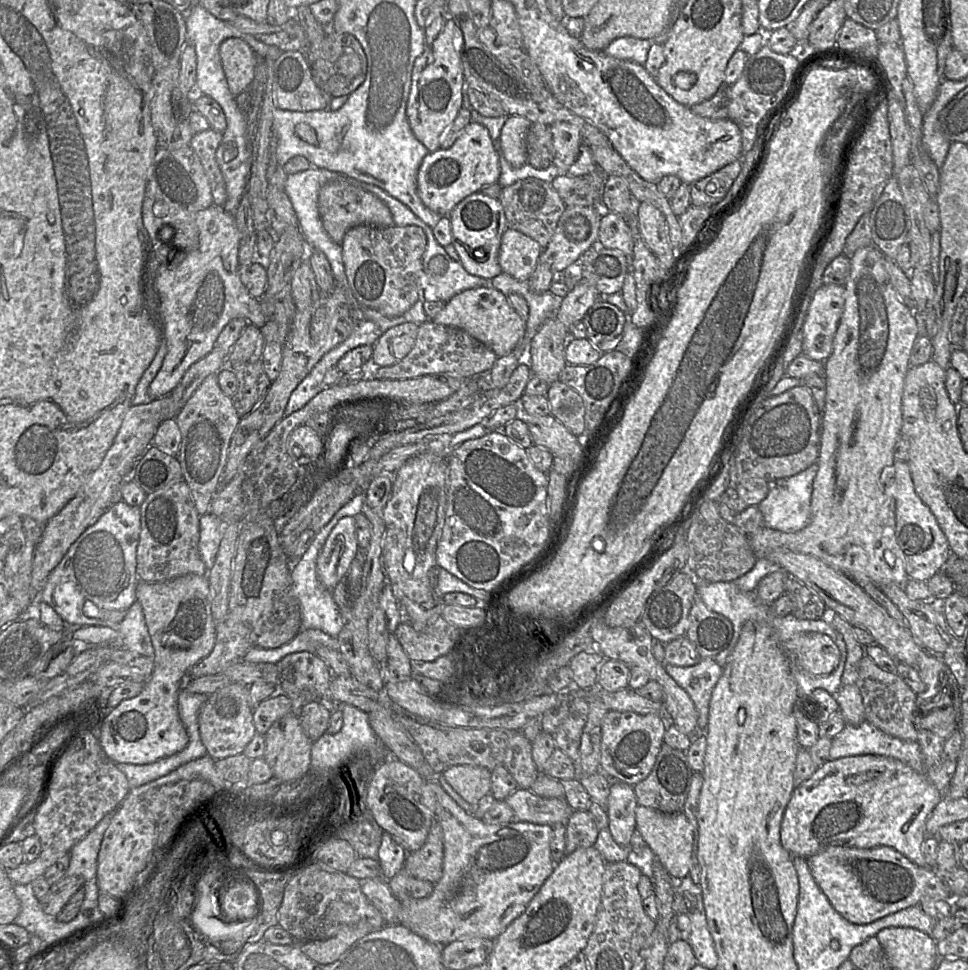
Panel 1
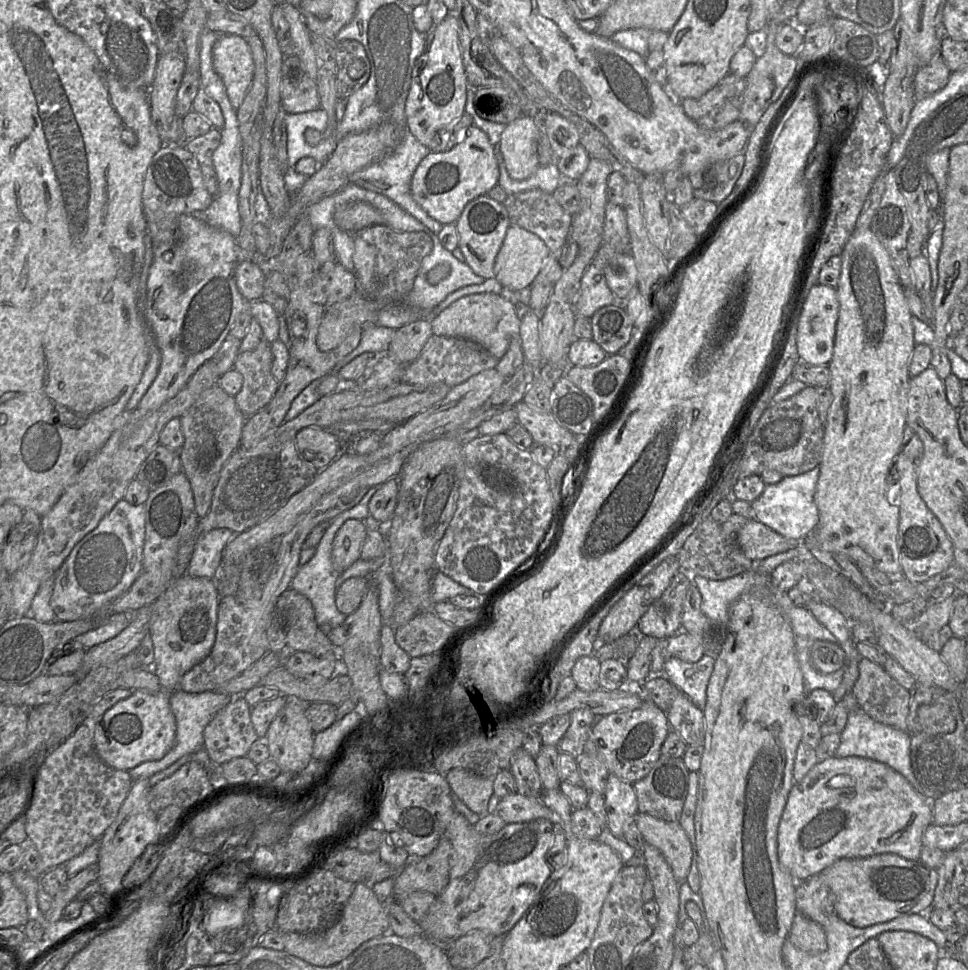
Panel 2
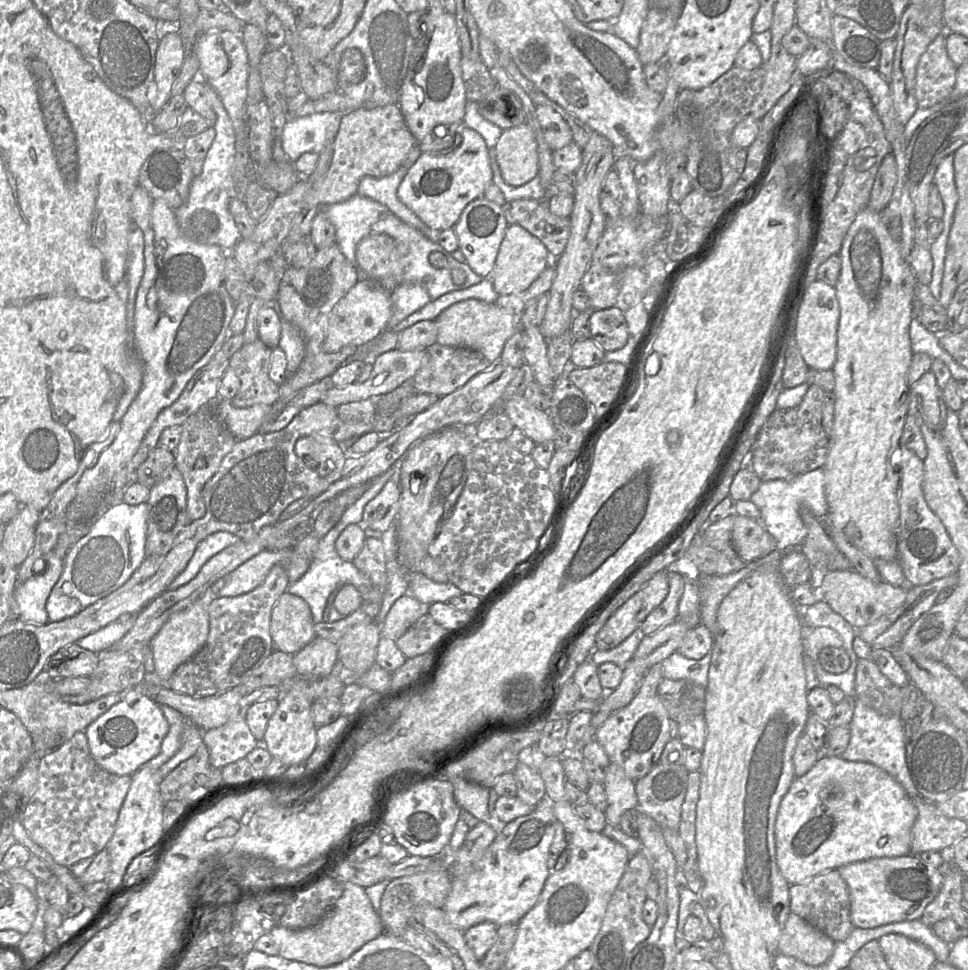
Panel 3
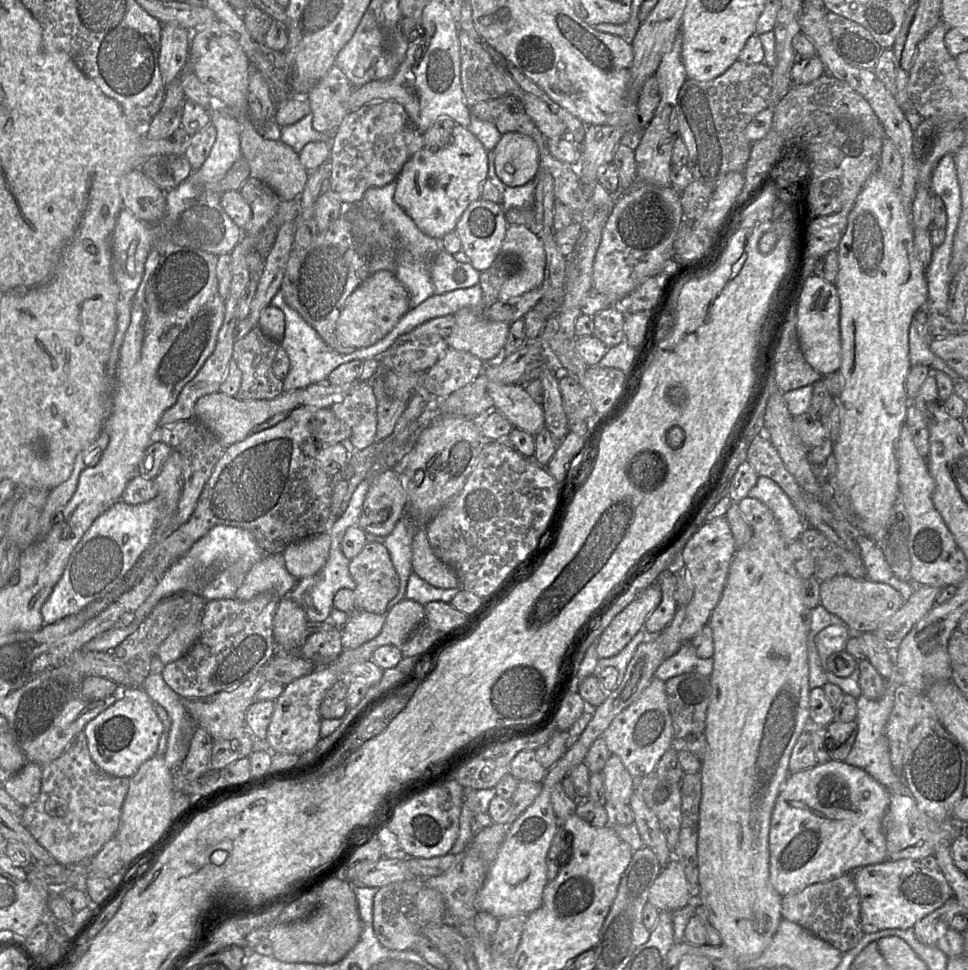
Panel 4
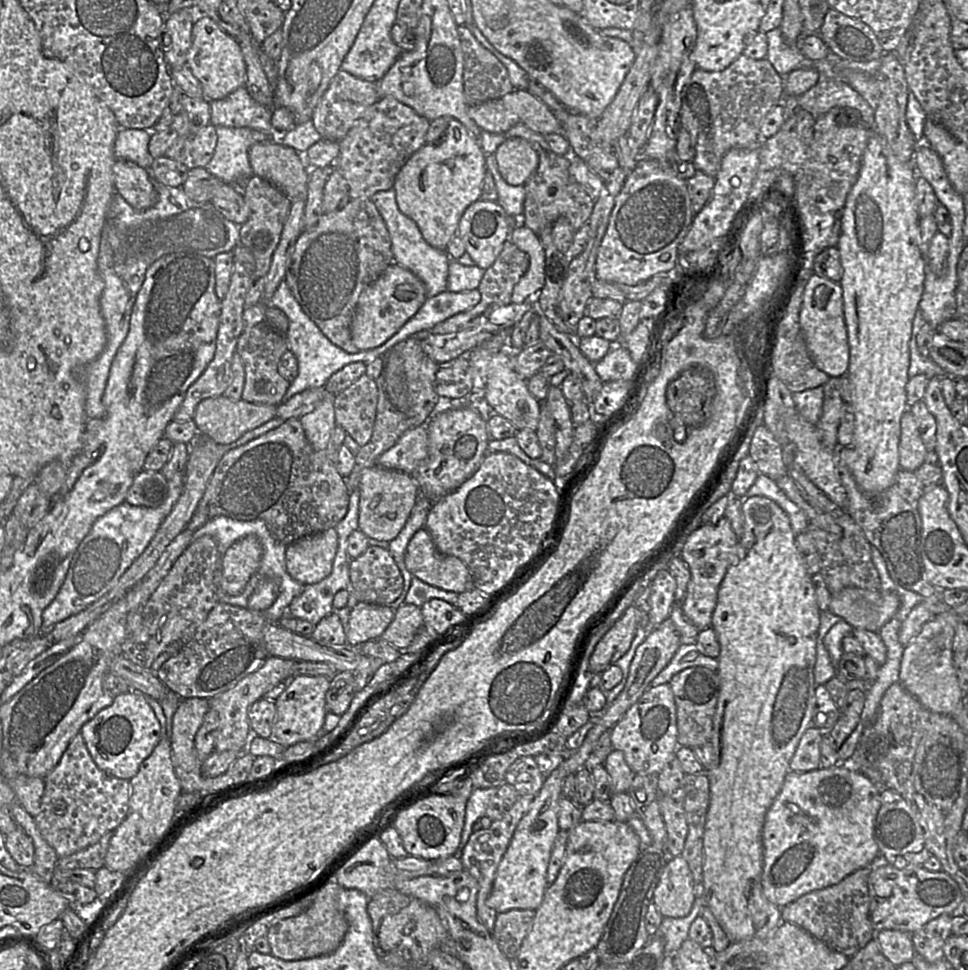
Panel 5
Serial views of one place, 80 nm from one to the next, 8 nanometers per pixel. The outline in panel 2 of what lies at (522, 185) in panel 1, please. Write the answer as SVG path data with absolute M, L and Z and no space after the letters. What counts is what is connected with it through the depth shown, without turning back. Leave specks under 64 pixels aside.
M531 189L507 195L503 206L508 213L510 225L517 225L536 234L550 252L557 251L564 245L570 231L572 215L557 203L552 194L541 189Z

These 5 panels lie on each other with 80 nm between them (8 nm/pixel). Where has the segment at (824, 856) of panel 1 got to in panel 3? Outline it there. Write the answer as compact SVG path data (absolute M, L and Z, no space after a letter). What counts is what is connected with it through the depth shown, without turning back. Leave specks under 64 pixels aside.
M919 855L872 858L838 868L850 894L850 916L855 928L871 929L891 923L920 919L943 882L942 873L924 865Z

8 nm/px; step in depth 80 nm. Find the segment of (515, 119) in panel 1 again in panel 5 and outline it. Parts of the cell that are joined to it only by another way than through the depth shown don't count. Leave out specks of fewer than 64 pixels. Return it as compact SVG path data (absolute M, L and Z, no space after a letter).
M520 137L506 139L494 153L497 168L506 183L524 185L535 172L539 157L530 143Z

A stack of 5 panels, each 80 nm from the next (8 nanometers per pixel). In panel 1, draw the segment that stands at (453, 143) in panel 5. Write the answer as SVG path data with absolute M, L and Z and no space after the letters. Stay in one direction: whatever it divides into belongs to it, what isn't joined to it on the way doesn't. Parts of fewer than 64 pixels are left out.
M471 121L450 148L439 148L424 157L417 174L417 193L426 207L448 216L465 197L498 183L499 177L499 155L489 131L482 124Z

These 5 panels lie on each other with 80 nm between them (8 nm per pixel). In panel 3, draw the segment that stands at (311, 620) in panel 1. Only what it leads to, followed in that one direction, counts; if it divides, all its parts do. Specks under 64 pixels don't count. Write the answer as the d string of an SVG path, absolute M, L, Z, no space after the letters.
M392 469L377 476L367 485L364 494L351 506L347 507L339 522L320 539L314 558L305 574L295 583L289 584L287 591L291 594L300 596L309 605L314 624L322 622L335 622L345 616L337 611L334 605L327 606L330 594L345 584L354 585L360 592L362 599L366 599L367 593L371 590L369 578L360 572L352 561L343 560L335 549L335 542L342 531L350 524L360 524L366 504L371 501L384 487L389 479L392 478Z

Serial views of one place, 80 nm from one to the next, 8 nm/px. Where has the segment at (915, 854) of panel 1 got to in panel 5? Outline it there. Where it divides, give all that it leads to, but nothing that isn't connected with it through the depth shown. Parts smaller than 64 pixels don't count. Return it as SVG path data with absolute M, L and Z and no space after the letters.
M838 763L811 771L788 771L763 824L761 884L766 898L782 908L806 893L839 883L849 874L879 859L874 825L880 806L880 791L868 777L849 764Z

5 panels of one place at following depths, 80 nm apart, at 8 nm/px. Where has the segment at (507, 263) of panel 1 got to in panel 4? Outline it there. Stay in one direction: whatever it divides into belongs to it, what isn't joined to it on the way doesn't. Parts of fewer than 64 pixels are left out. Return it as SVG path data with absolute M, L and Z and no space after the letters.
M508 226L501 254L516 257L518 267L502 284L499 301L520 296L542 285L546 264L544 246L539 237L526 226Z

